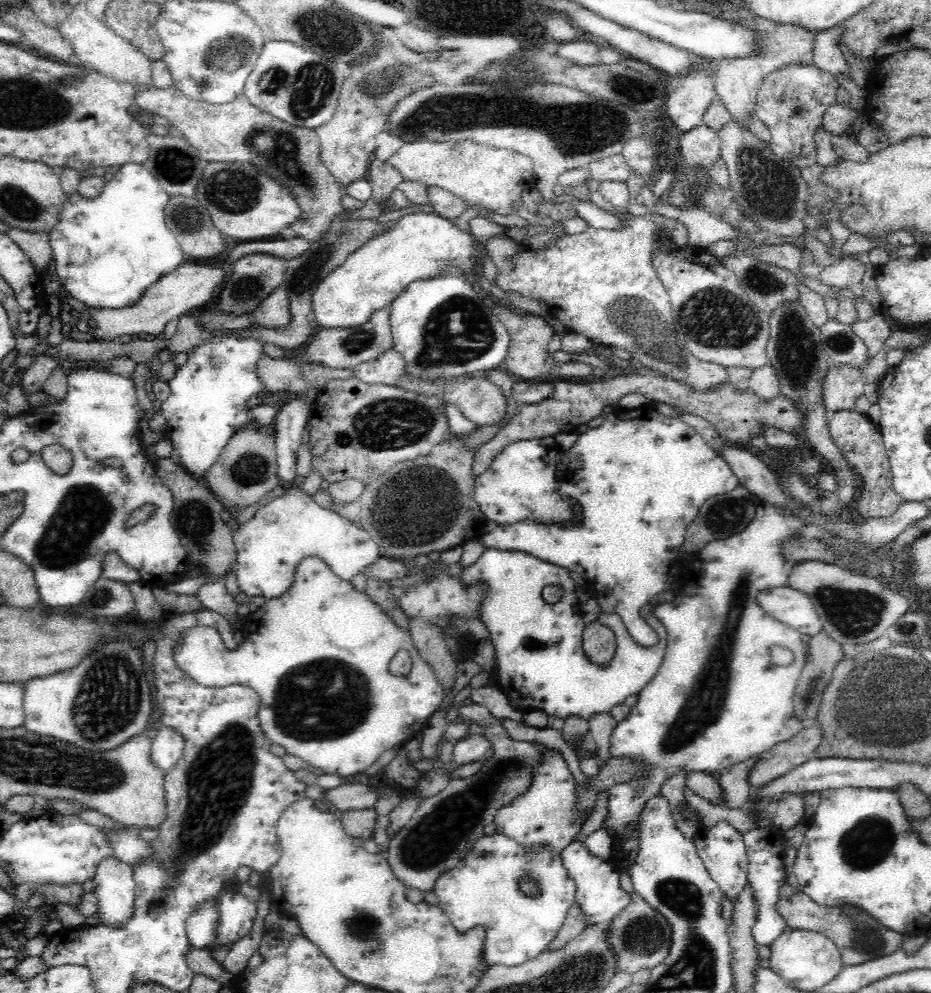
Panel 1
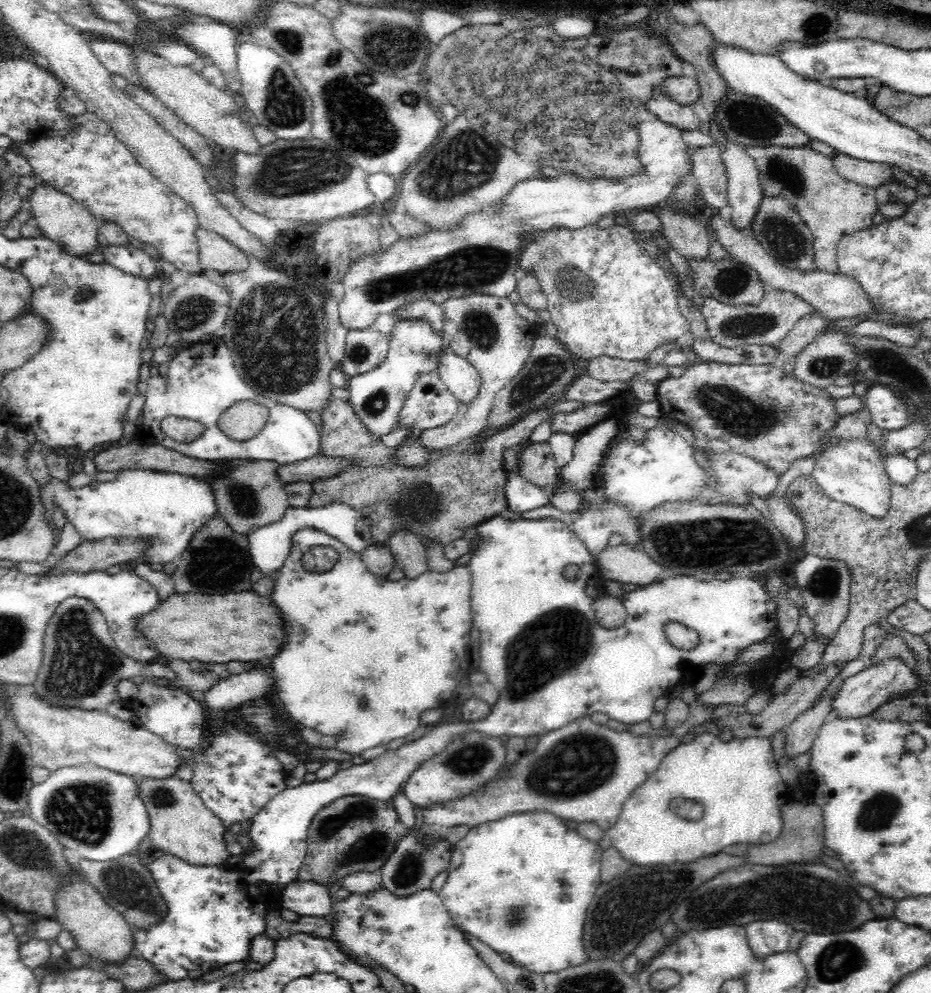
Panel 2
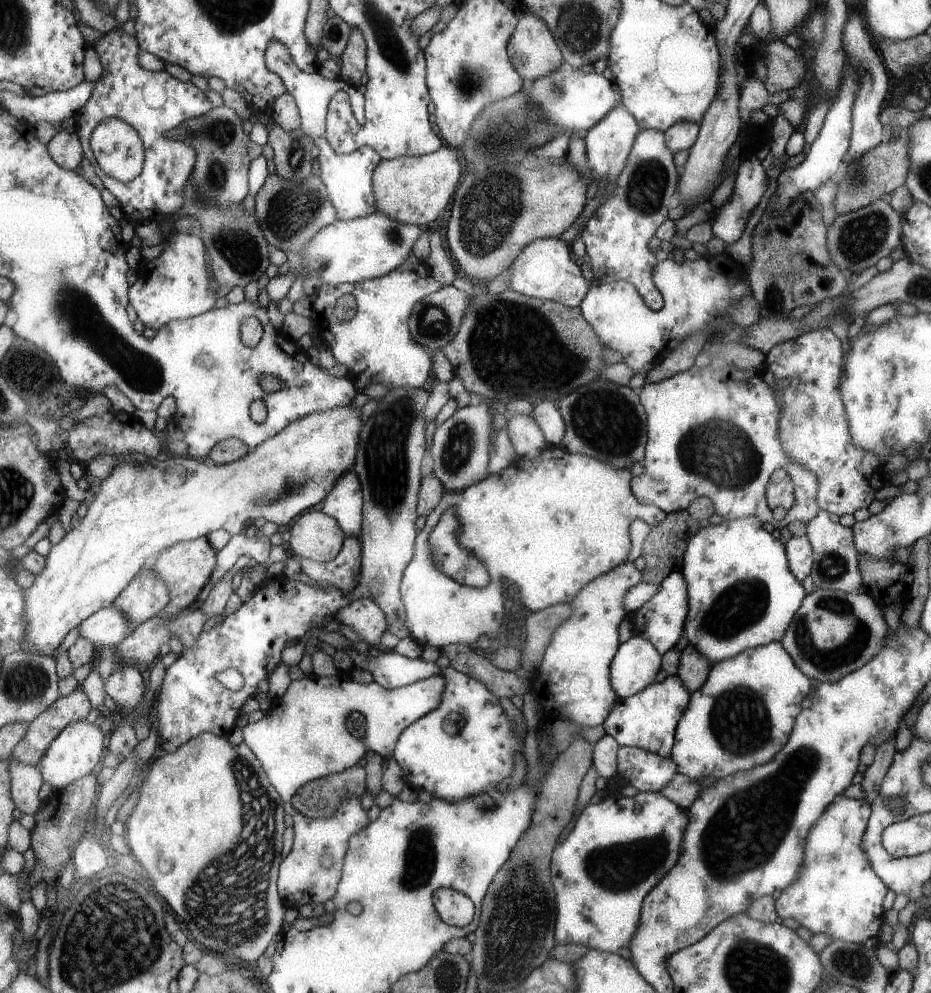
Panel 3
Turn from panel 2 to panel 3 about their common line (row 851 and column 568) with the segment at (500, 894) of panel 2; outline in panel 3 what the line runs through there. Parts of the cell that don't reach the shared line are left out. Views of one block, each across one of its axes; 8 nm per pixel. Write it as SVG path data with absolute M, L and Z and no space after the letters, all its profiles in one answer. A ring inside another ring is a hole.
M547 445L542 454L532 460L518 457L500 472L463 491L446 492L438 506L428 514L425 526L416 539L412 560L403 573L401 592L404 608L407 609L406 624L411 631L410 636L422 646L430 645L440 650L452 643L475 646L482 635L487 635L491 640L504 641L513 621L502 614L502 604L506 600L506 592L514 586L521 591L521 596L516 595L512 599L533 613L553 604L569 603L592 580L626 563L632 548L631 523L642 519L656 526L667 518L667 513L654 504L639 500L631 486L634 471L630 468L618 470L604 460L574 454L561 446ZM452 507L456 508L454 516L459 525L458 544L480 558L492 576L492 584L482 588L482 592L478 588L458 584L432 564L432 548L428 546L428 538L440 516Z

